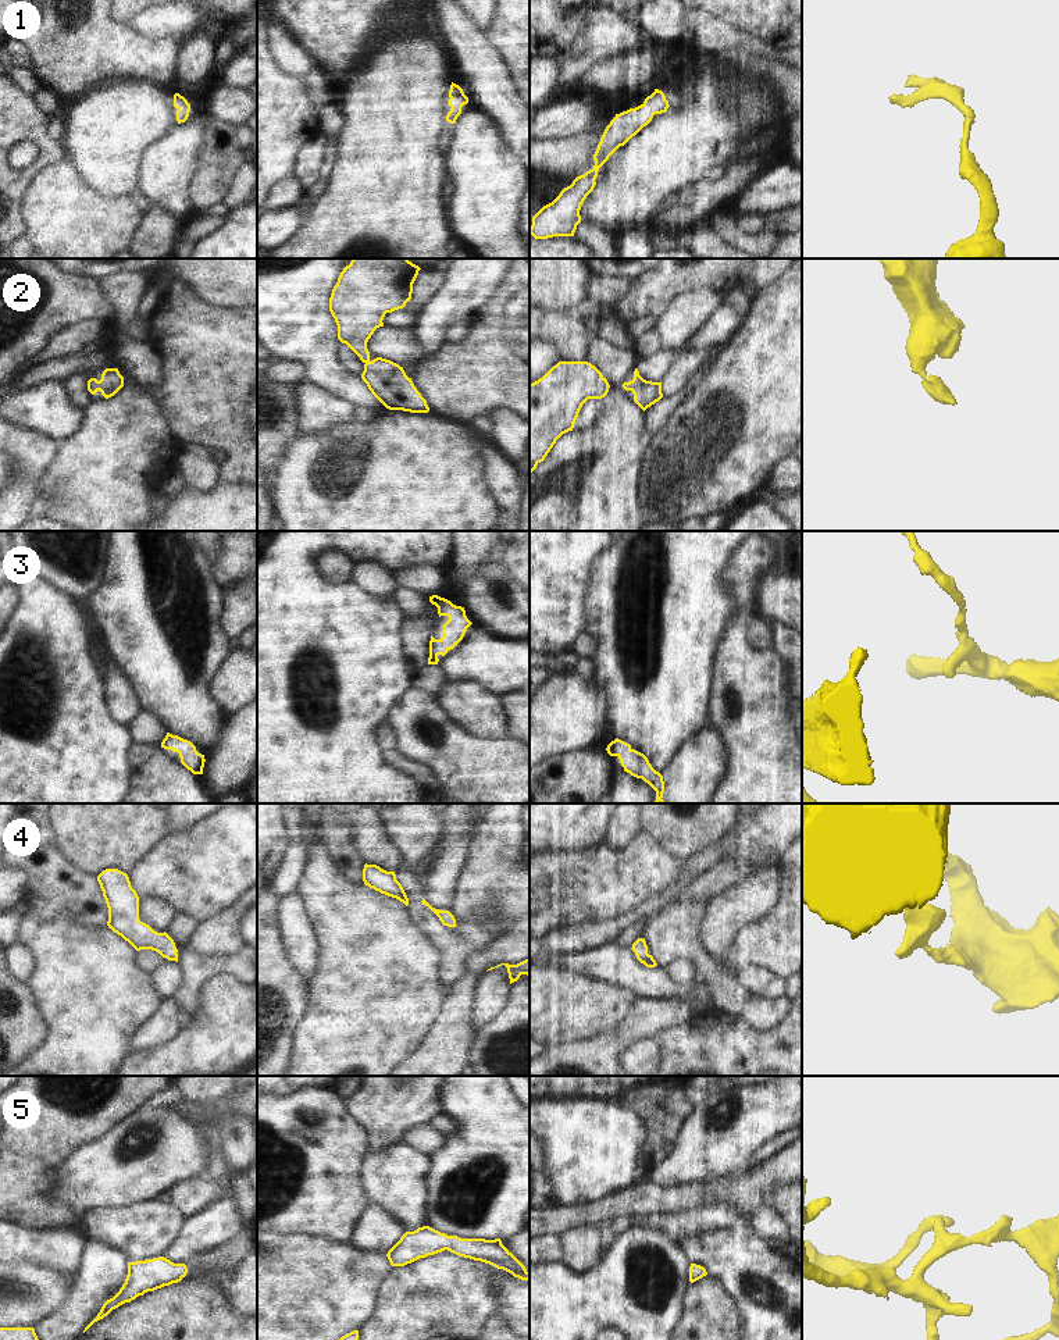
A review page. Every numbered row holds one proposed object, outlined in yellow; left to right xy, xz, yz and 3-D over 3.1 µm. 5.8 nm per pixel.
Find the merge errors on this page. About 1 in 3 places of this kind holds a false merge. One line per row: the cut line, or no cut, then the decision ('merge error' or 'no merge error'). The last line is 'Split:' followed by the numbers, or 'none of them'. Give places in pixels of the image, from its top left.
1: cut none; no merge error
2: cut none; no merge error
3: cut none; no merge error
4: cut none; no merge error
5: cut none; no merge error
Split: none of them

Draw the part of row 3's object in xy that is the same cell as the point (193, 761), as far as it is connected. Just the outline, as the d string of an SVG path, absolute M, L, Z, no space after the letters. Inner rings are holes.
M167 733L161 742L161 748L171 749L179 753L181 763L190 770L193 774L203 774L204 755L196 751L196 746L178 735Z

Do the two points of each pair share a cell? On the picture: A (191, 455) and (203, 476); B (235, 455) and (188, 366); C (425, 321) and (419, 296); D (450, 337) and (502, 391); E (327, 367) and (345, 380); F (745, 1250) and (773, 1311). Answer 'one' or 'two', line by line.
A: one
B: one
C: two
D: two
E: one
F: one

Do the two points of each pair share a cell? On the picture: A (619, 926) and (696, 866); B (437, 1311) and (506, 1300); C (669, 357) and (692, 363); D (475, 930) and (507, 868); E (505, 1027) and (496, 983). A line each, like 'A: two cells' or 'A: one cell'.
A: one cell
B: one cell
C: two cells
D: two cells
E: two cells

